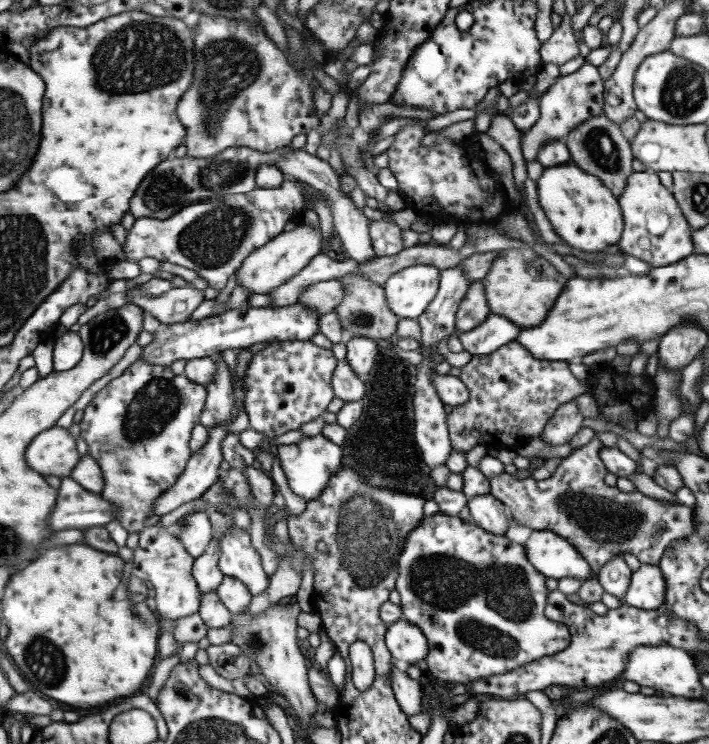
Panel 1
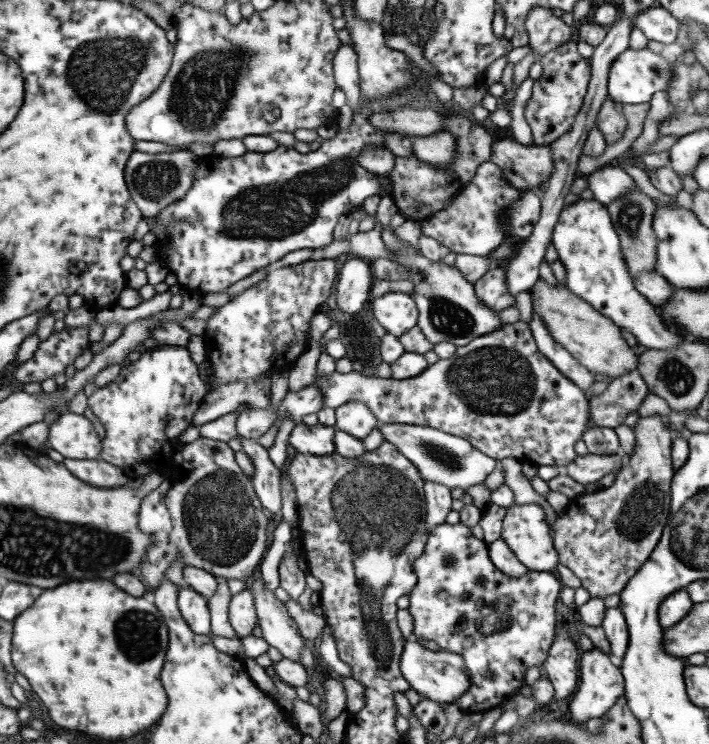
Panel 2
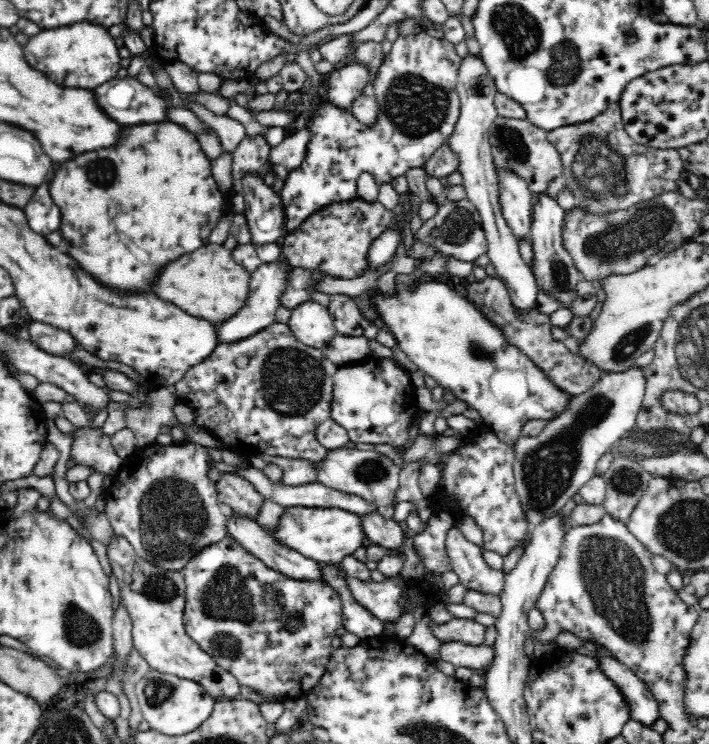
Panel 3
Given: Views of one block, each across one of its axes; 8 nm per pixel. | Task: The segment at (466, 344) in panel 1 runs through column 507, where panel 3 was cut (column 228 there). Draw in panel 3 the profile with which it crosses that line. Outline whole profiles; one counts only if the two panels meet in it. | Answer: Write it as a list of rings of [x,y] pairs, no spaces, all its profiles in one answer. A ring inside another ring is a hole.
[[[282,258],[274,260],[274,262],[264,262],[262,266],[258,266],[256,272],[252,272],[252,280],[250,280],[250,300],[246,304],[246,308],[242,312],[238,312],[236,316],[232,316],[230,320],[222,322],[216,330],[218,330],[218,338],[222,344],[230,344],[230,342],[240,342],[246,340],[258,332],[262,332],[264,328],[272,326],[276,322],[276,312],[278,308],[282,308],[282,298],[286,294],[286,288],[290,284],[290,274],[292,274],[292,266]]]

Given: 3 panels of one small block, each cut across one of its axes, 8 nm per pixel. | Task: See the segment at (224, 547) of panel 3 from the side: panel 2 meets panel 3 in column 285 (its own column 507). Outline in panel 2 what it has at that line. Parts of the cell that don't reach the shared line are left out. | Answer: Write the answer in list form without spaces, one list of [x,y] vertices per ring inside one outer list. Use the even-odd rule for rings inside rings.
[[[437,524],[435,528],[429,530],[429,536],[427,536],[427,542],[425,542],[425,548],[423,552],[419,554],[419,558],[413,560],[413,574],[417,576],[417,584],[415,584],[415,590],[409,592],[409,614],[413,616],[413,638],[415,640],[425,640],[425,642],[435,642],[443,652],[451,652],[455,656],[459,656],[469,672],[469,688],[451,704],[459,706],[461,712],[467,712],[467,714],[477,714],[477,712],[489,712],[493,708],[499,708],[503,704],[509,704],[509,700],[525,688],[523,684],[523,674],[529,666],[541,666],[549,654],[549,648],[555,640],[555,634],[557,634],[557,614],[555,614],[555,604],[557,604],[557,598],[559,598],[559,590],[561,590],[561,580],[557,578],[557,574],[541,574],[541,572],[525,572],[523,576],[519,578],[509,578],[505,574],[501,574],[489,560],[489,554],[487,554],[487,546],[483,544],[483,540],[477,540],[471,536],[471,528],[467,528],[465,524]]]

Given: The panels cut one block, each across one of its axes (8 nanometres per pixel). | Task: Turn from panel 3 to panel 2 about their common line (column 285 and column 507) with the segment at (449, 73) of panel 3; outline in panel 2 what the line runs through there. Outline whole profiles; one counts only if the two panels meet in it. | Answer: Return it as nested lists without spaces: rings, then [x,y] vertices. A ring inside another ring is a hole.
[[[493,162],[479,164],[473,178],[461,188],[447,208],[421,220],[421,234],[435,238],[453,254],[489,256],[499,244],[503,244],[503,214],[521,196],[521,190],[507,186],[507,180],[499,180],[499,172],[501,170]],[[497,216],[501,216],[501,220],[497,220]]]

